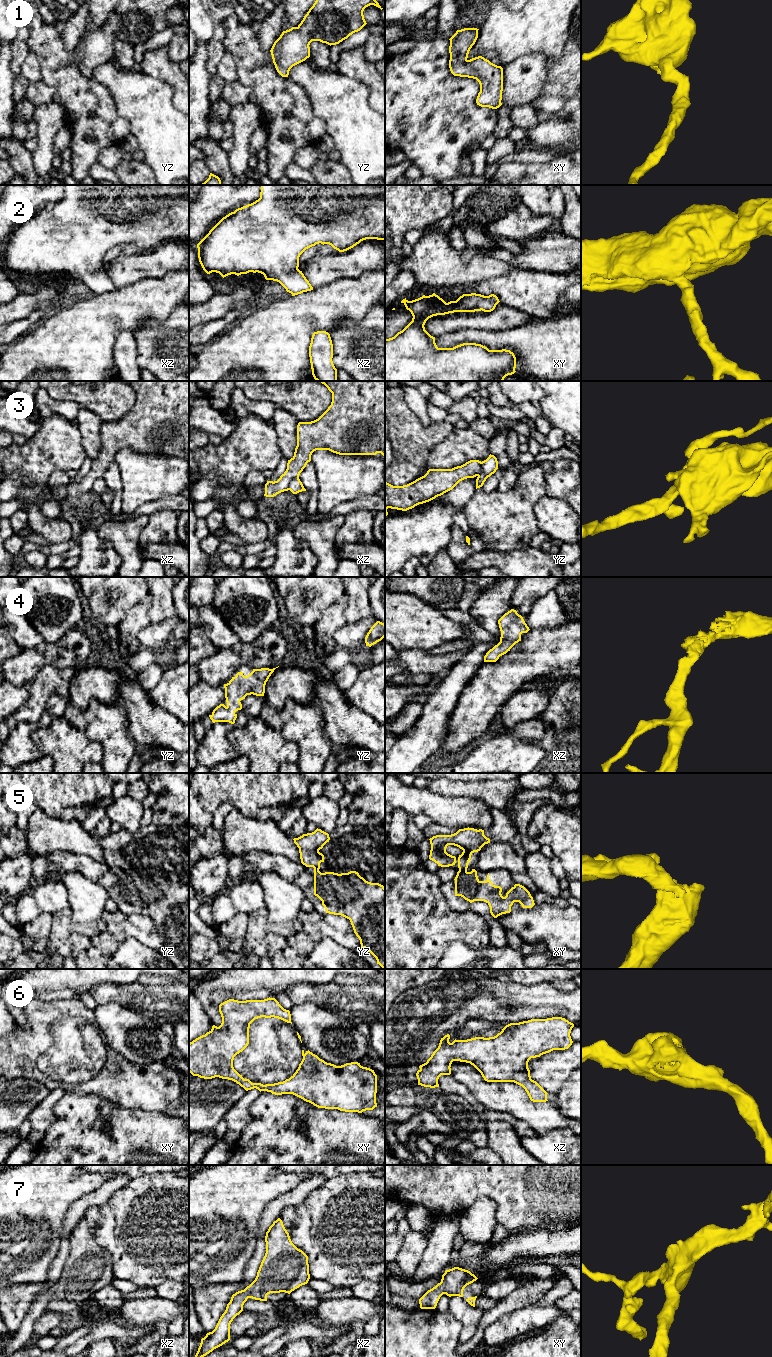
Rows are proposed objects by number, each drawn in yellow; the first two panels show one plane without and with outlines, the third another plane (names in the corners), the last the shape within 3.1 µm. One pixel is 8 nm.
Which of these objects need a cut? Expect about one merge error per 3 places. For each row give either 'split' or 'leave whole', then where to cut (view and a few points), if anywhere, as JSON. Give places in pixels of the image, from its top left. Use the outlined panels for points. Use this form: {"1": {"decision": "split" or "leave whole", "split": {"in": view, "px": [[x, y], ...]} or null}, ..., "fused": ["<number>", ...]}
{"1": {"decision": "leave whole", "split": null}, "2": {"decision": "leave whole", "split": null}, "3": {"decision": "split", "split": {"in": "xz", "px": [[298, 476], [289, 483], [288, 489]]}}, "4": {"decision": "leave whole", "split": null}, "5": {"decision": "split", "split": {"in": "xy", "px": [[466, 869], [459, 871]]}}, "6": {"decision": "leave whole", "split": null}, "7": {"decision": "leave whole", "split": null}, "fused": ["3", "5"]}

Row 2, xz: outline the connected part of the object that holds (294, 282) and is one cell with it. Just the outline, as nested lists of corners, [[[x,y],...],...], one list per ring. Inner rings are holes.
[[[261,185],[260,198],[255,202],[236,209],[223,217],[209,233],[197,244],[198,258],[203,270],[210,274],[219,273],[223,278],[249,272],[261,273],[266,280],[279,282],[292,296],[313,290],[299,267],[299,257],[308,248],[316,244],[329,244],[339,252],[347,251],[366,239],[385,240],[385,185]]]

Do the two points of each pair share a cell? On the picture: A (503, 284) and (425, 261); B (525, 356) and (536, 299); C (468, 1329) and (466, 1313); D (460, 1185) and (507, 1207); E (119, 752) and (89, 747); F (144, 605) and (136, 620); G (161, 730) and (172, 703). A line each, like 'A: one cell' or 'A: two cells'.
A: two cells
B: two cells
C: one cell
D: one cell
E: two cells
F: one cell
G: two cells

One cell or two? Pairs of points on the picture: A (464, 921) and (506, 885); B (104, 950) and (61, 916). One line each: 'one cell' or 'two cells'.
A: two cells
B: two cells

